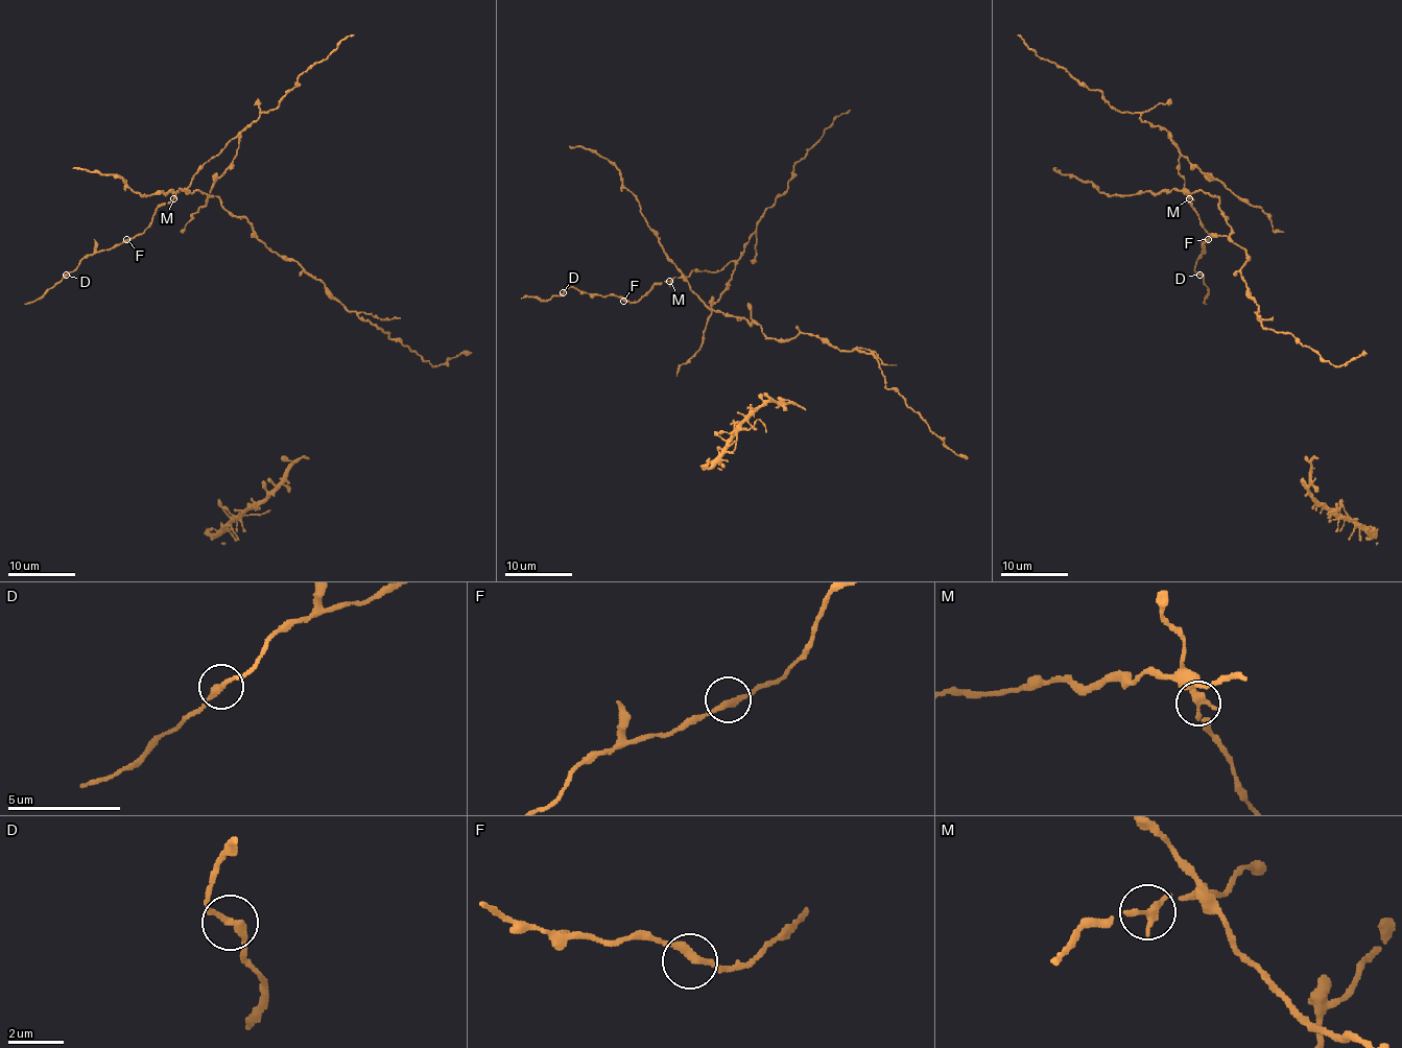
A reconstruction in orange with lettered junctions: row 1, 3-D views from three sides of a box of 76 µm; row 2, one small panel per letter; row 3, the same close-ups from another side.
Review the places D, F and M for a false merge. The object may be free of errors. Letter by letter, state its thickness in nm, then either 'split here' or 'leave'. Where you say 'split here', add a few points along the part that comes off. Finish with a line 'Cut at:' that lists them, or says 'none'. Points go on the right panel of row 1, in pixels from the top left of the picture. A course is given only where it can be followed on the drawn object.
D: 240 nm | leave
F: 260 nm | leave
M: 260 nm | split here
Cut at: M

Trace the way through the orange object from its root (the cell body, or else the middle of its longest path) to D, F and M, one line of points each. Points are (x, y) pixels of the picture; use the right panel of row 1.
D: (1246, 261), (1246, 253), (1230, 237), (1218, 197), (1185, 190), (1199, 223), (1210, 234), (1195, 266), (1199, 275)
F: (1246, 261), (1246, 253), (1230, 237), (1218, 197), (1185, 190), (1199, 223), (1210, 234), (1208, 239)
M: (1246, 261), (1246, 253), (1230, 237), (1230, 225), (1218, 206), (1218, 197), (1202, 190), (1185, 190), (1188, 198)

